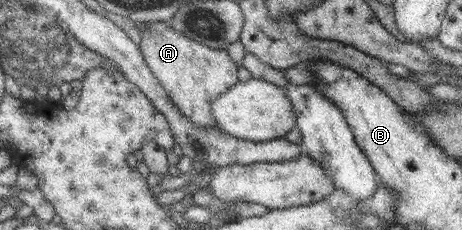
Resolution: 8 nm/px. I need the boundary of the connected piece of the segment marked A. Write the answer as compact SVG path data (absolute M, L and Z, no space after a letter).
M168 22L140 25L141 53L177 110L196 126L217 126L212 103L239 81L239 66L226 50L211 49L176 32Z

